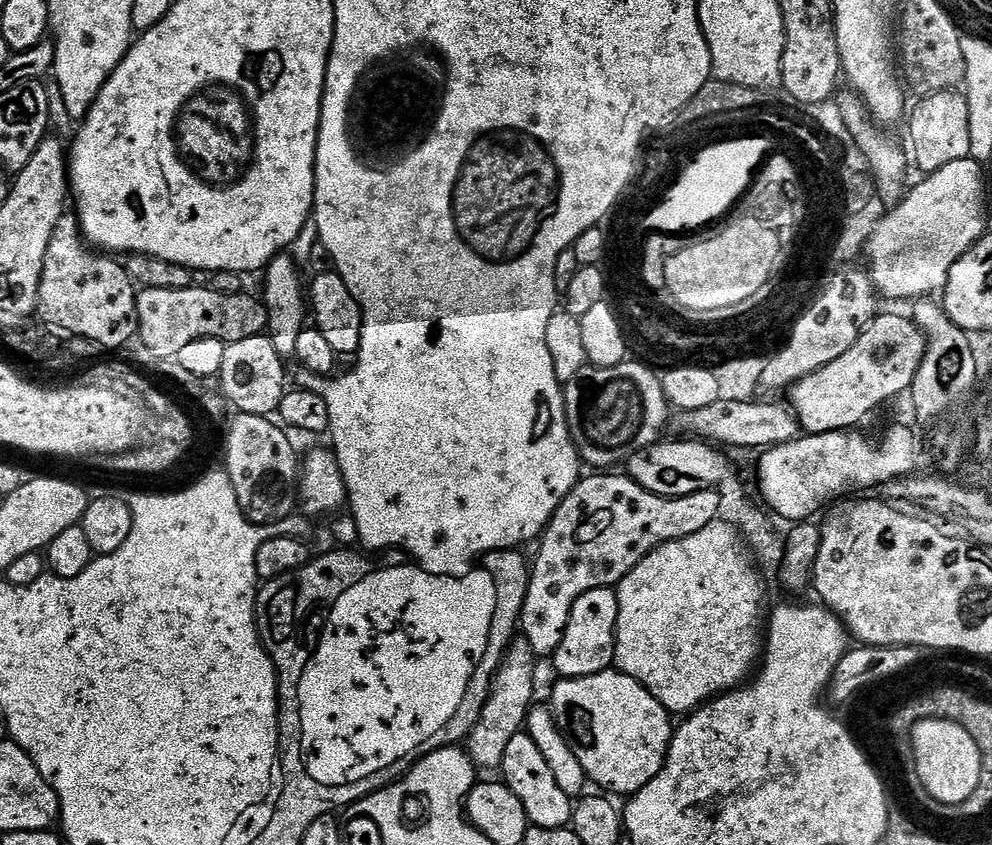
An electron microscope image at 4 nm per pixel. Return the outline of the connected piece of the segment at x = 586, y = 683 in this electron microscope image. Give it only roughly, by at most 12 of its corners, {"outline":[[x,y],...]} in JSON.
{"outline":[[619,670],[560,678],[558,730],[623,798],[666,762],[673,717]]}

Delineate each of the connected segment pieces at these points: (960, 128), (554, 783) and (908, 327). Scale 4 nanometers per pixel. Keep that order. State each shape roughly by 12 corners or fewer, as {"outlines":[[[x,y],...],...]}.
{"outlines":[[[963,91],[925,95],[907,124],[921,173],[969,159]],[[527,731],[498,770],[529,825],[566,828],[573,797]],[[877,315],[791,385],[805,433],[855,429],[911,389],[928,341]]]}

